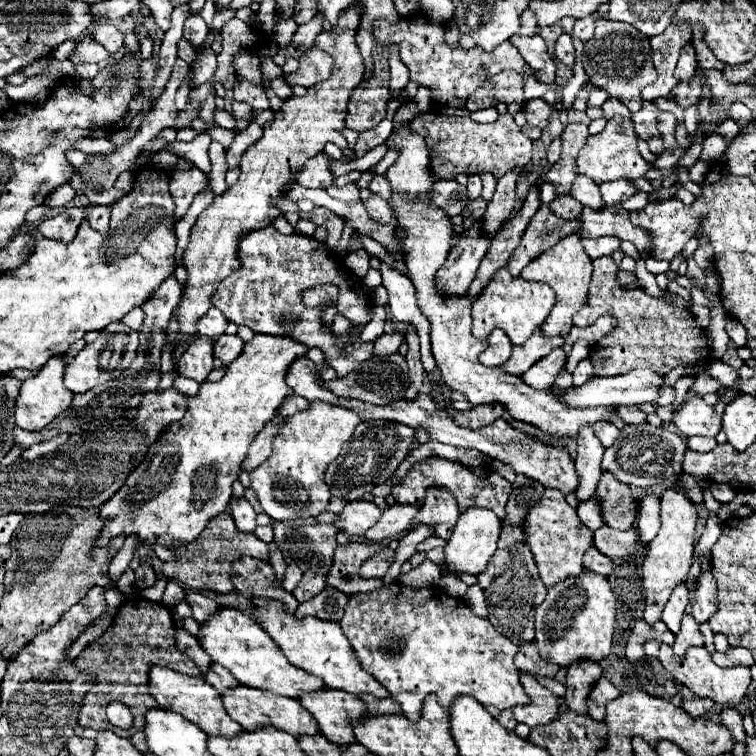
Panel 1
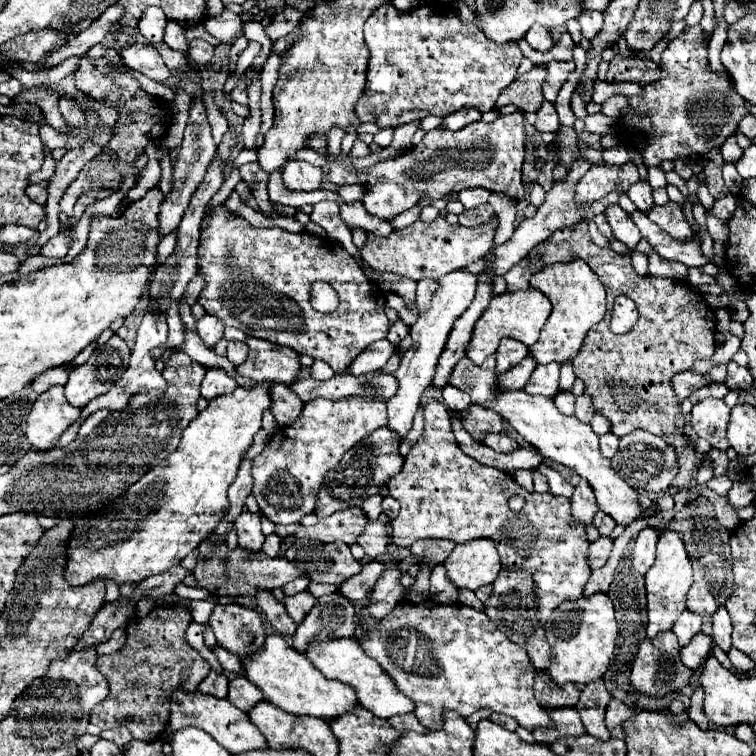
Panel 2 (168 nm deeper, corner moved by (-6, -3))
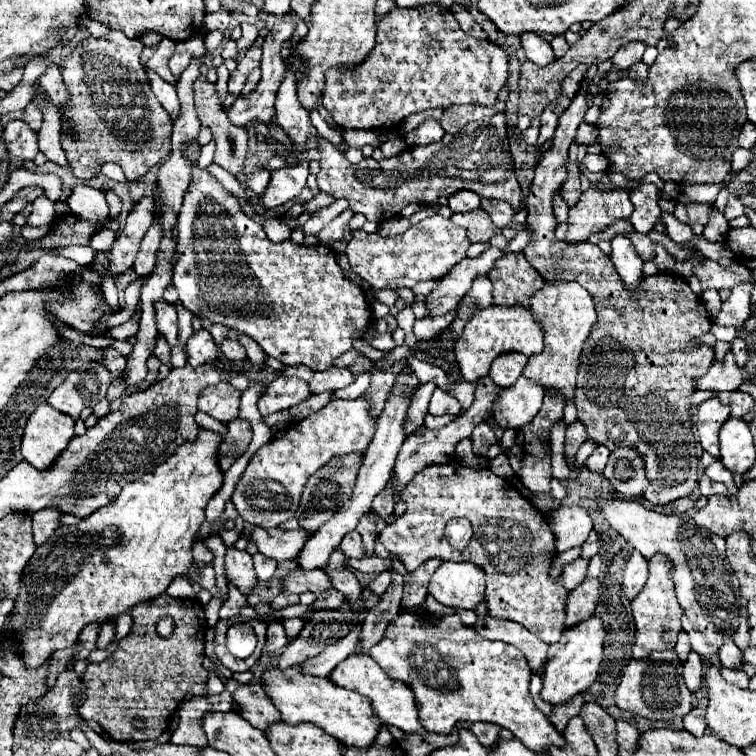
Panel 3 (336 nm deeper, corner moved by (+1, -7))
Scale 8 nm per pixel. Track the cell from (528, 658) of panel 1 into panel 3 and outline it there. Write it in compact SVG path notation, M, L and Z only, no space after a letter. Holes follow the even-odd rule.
M576 696L576 700L572 700L572 704L562 704L562 706L554 706L552 714L548 716L550 722L558 728L558 732L562 732L568 726L568 720L580 714L580 708L586 704L584 696Z

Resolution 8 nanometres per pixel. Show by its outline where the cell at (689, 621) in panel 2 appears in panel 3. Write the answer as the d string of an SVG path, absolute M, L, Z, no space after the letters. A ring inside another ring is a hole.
M680 632L680 636L678 636L678 644L676 644L676 654L678 654L678 658L680 658L680 662L686 662L686 658L688 658L688 654L690 654L690 640L688 640L688 634L686 632Z

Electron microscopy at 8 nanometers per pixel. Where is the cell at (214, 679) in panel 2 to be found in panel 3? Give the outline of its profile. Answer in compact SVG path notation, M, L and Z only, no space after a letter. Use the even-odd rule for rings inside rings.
M228 690L216 696L196 696L184 702L180 708L180 724L170 734L170 742L188 746L206 746L202 718L210 712L230 712L230 710L232 710L232 692Z

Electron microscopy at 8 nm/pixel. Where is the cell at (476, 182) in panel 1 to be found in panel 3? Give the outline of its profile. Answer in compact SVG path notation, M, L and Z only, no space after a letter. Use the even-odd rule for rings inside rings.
M456 192L452 196L448 196L448 208L452 212L470 212L470 210L476 210L480 204L480 196L476 196L474 192Z

